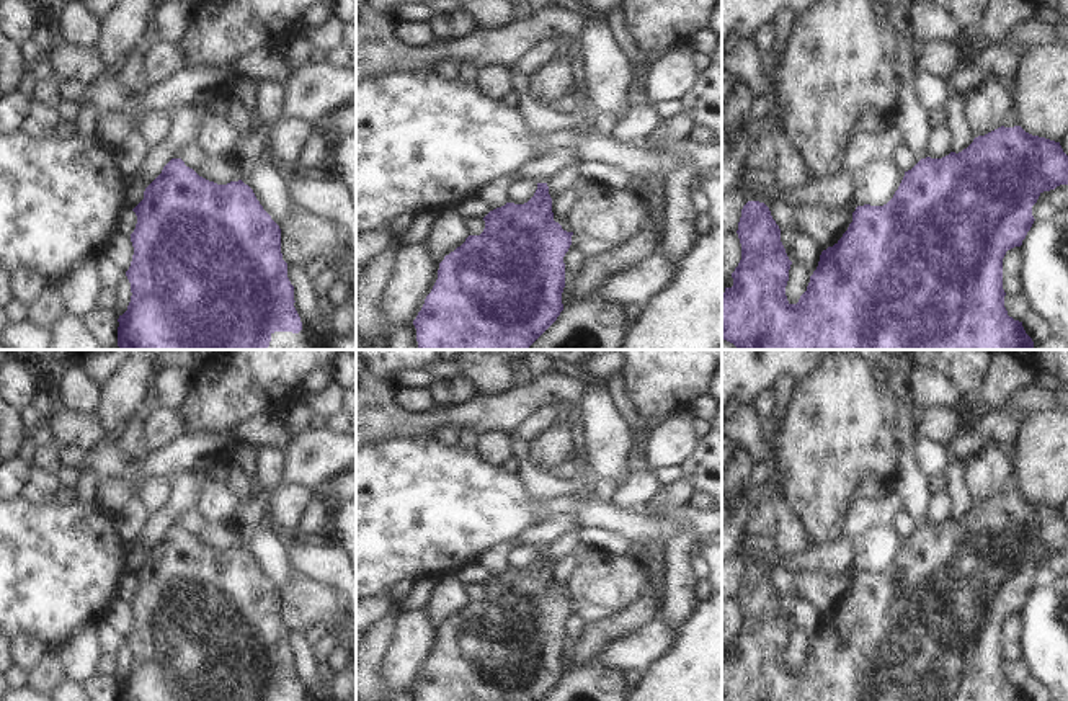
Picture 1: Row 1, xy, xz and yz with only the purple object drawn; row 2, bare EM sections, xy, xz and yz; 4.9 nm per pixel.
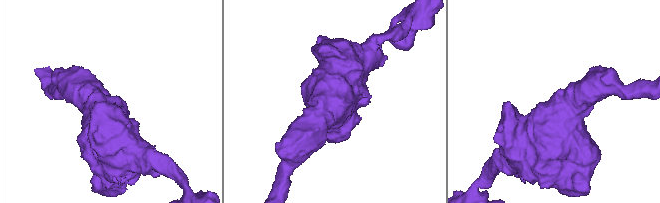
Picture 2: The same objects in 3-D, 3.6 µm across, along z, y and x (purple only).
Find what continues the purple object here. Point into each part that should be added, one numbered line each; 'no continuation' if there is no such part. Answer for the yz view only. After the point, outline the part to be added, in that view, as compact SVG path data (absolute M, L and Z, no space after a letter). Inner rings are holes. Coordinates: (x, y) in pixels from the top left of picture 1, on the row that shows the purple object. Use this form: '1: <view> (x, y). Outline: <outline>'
no continuation

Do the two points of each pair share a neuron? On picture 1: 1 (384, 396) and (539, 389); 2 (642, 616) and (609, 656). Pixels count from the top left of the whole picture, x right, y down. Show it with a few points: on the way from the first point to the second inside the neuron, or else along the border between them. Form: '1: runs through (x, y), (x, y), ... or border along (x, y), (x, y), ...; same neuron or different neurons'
1: runs through (420, 420), (500, 412); same neuron
2: border along (658, 616), (613, 639), (593, 657); different neurons

